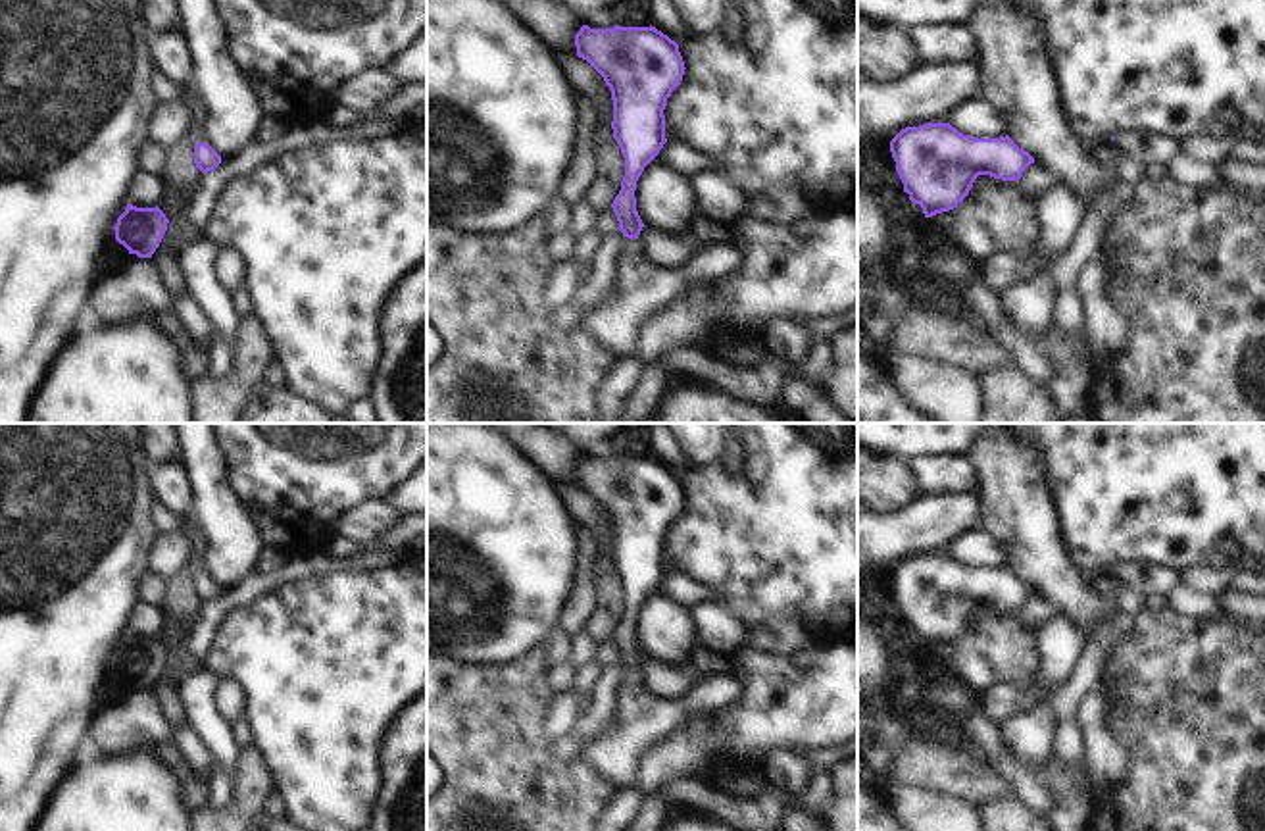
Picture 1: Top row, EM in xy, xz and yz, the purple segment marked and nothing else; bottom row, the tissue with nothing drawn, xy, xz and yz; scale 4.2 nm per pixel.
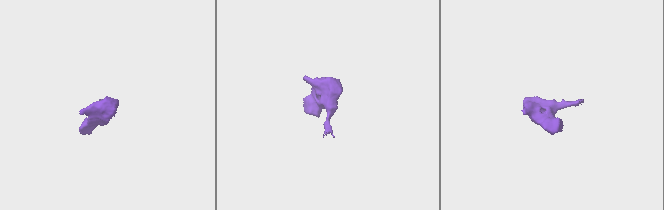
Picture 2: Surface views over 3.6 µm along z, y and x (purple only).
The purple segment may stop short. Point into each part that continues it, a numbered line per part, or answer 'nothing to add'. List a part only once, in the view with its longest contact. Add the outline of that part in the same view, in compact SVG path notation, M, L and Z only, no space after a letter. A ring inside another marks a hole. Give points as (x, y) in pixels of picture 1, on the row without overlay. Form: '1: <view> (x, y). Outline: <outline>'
1: xz (641, 720). Outline: M629 669L615 689L615 725L583 744L575 764L588 769L604 787L632 785L640 756L671 735L696 710L725 712L742 700L742 685L732 673L696 683L682 698L654 696L638 669Z

